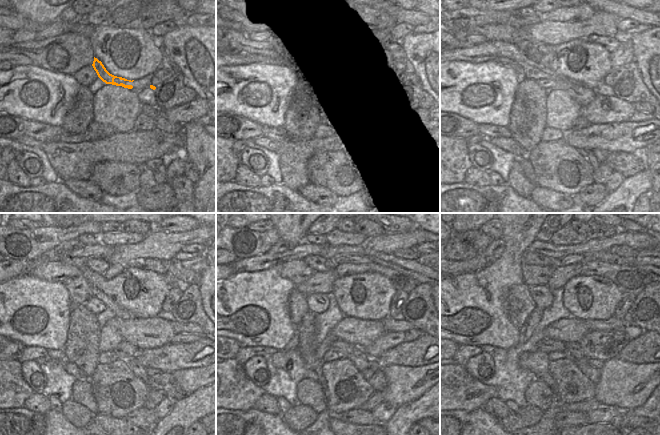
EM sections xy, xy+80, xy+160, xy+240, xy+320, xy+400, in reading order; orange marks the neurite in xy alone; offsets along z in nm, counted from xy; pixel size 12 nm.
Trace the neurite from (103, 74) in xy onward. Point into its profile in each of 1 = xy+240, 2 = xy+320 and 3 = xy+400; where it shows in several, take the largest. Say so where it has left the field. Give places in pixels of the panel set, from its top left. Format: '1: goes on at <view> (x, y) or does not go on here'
1: goes on at xy+240 (98, 265)
2: goes on at xy+320 (319, 264)
3: goes on at xy+400 (529, 258)

